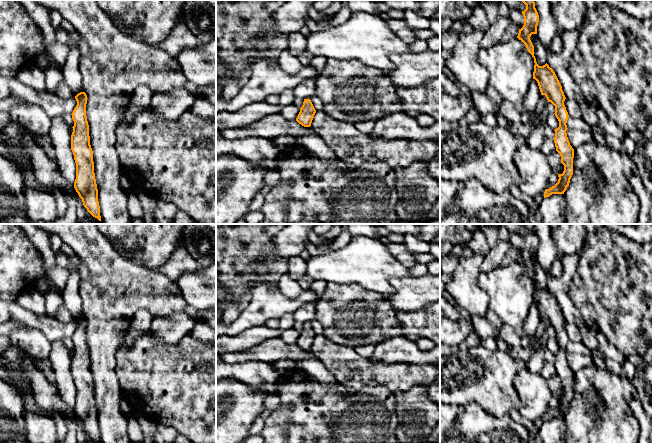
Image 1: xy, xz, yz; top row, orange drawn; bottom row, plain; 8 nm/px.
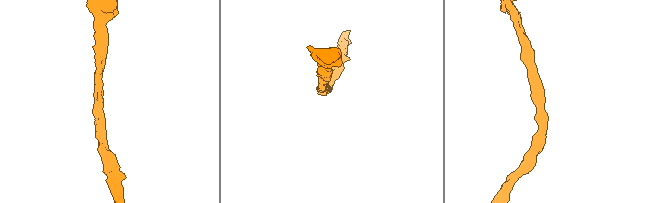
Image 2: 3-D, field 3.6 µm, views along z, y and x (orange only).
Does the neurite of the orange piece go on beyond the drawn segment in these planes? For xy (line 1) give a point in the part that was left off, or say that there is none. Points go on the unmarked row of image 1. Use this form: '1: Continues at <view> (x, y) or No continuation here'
1: No continuation here

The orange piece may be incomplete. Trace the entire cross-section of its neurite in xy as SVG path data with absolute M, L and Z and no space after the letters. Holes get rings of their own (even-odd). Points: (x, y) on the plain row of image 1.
M80 316L75 320L77 329L72 336L74 345L71 359L71 374L76 387L74 412L84 431L95 442L101 443L98 413L94 397L93 375L90 369L89 349L86 340L87 319Z

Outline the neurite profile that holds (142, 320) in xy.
M140 310L135 313L130 328L125 334L124 345L131 348L137 339L149 331L154 315L147 310Z

